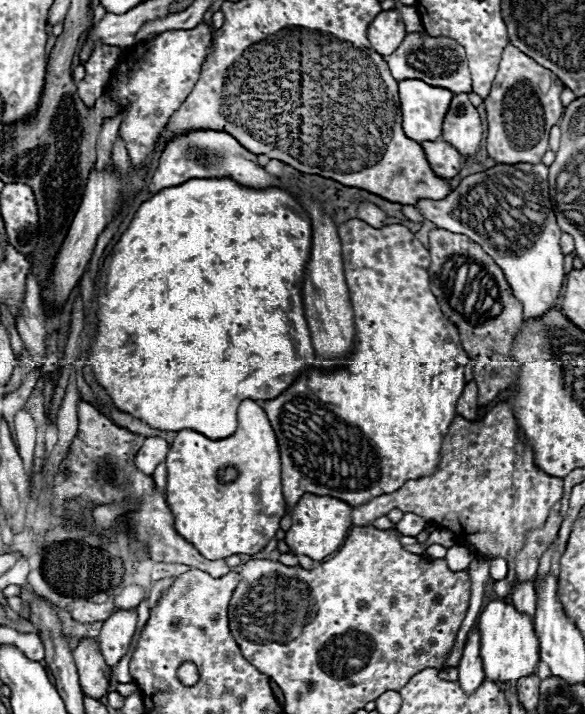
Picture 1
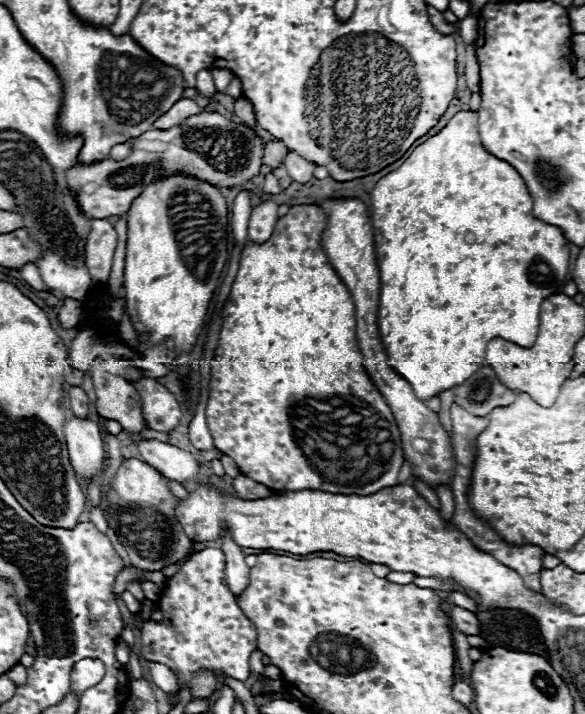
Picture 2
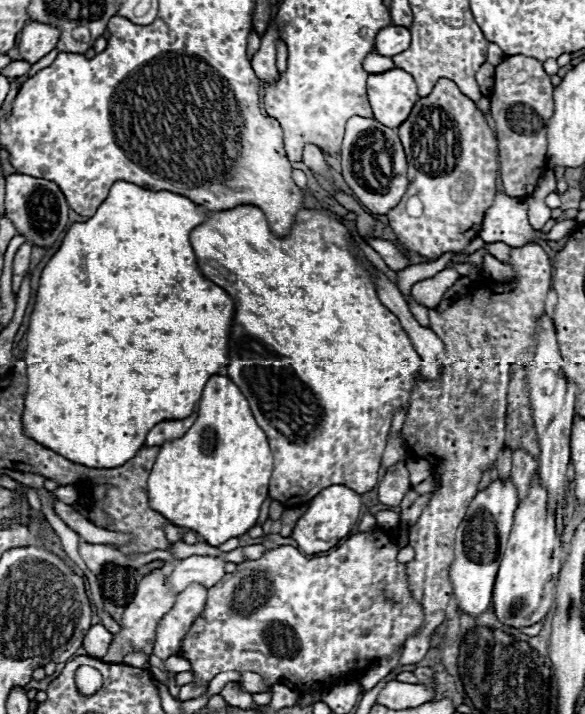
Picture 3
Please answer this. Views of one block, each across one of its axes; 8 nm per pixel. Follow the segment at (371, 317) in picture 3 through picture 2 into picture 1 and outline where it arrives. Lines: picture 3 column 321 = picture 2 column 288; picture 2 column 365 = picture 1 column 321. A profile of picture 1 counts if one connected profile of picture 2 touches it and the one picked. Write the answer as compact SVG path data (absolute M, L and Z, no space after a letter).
M346 220L338 226L338 234L342 240L344 250L344 276L350 292L350 302L354 310L354 326L356 326L356 338L354 338L354 354L344 360L336 368L320 370L316 366L306 368L292 386L288 386L280 396L262 402L264 412L268 414L268 420L276 432L278 448L280 448L280 460L282 460L282 488L284 498L288 506L294 506L302 494L318 494L318 496L332 496L338 500L348 502L352 508L362 506L364 502L370 502L372 498L380 494L388 494L396 490L396 486L402 486L404 482L412 478L420 478L424 474L432 474L436 468L436 462L440 460L440 446L448 432L448 426L452 418L456 416L456 402L464 390L464 364L468 362L466 352L462 350L458 330L456 326L442 314L436 296L430 292L430 252L424 248L424 244L406 228L400 224L390 224L384 228L372 228L362 220Z

